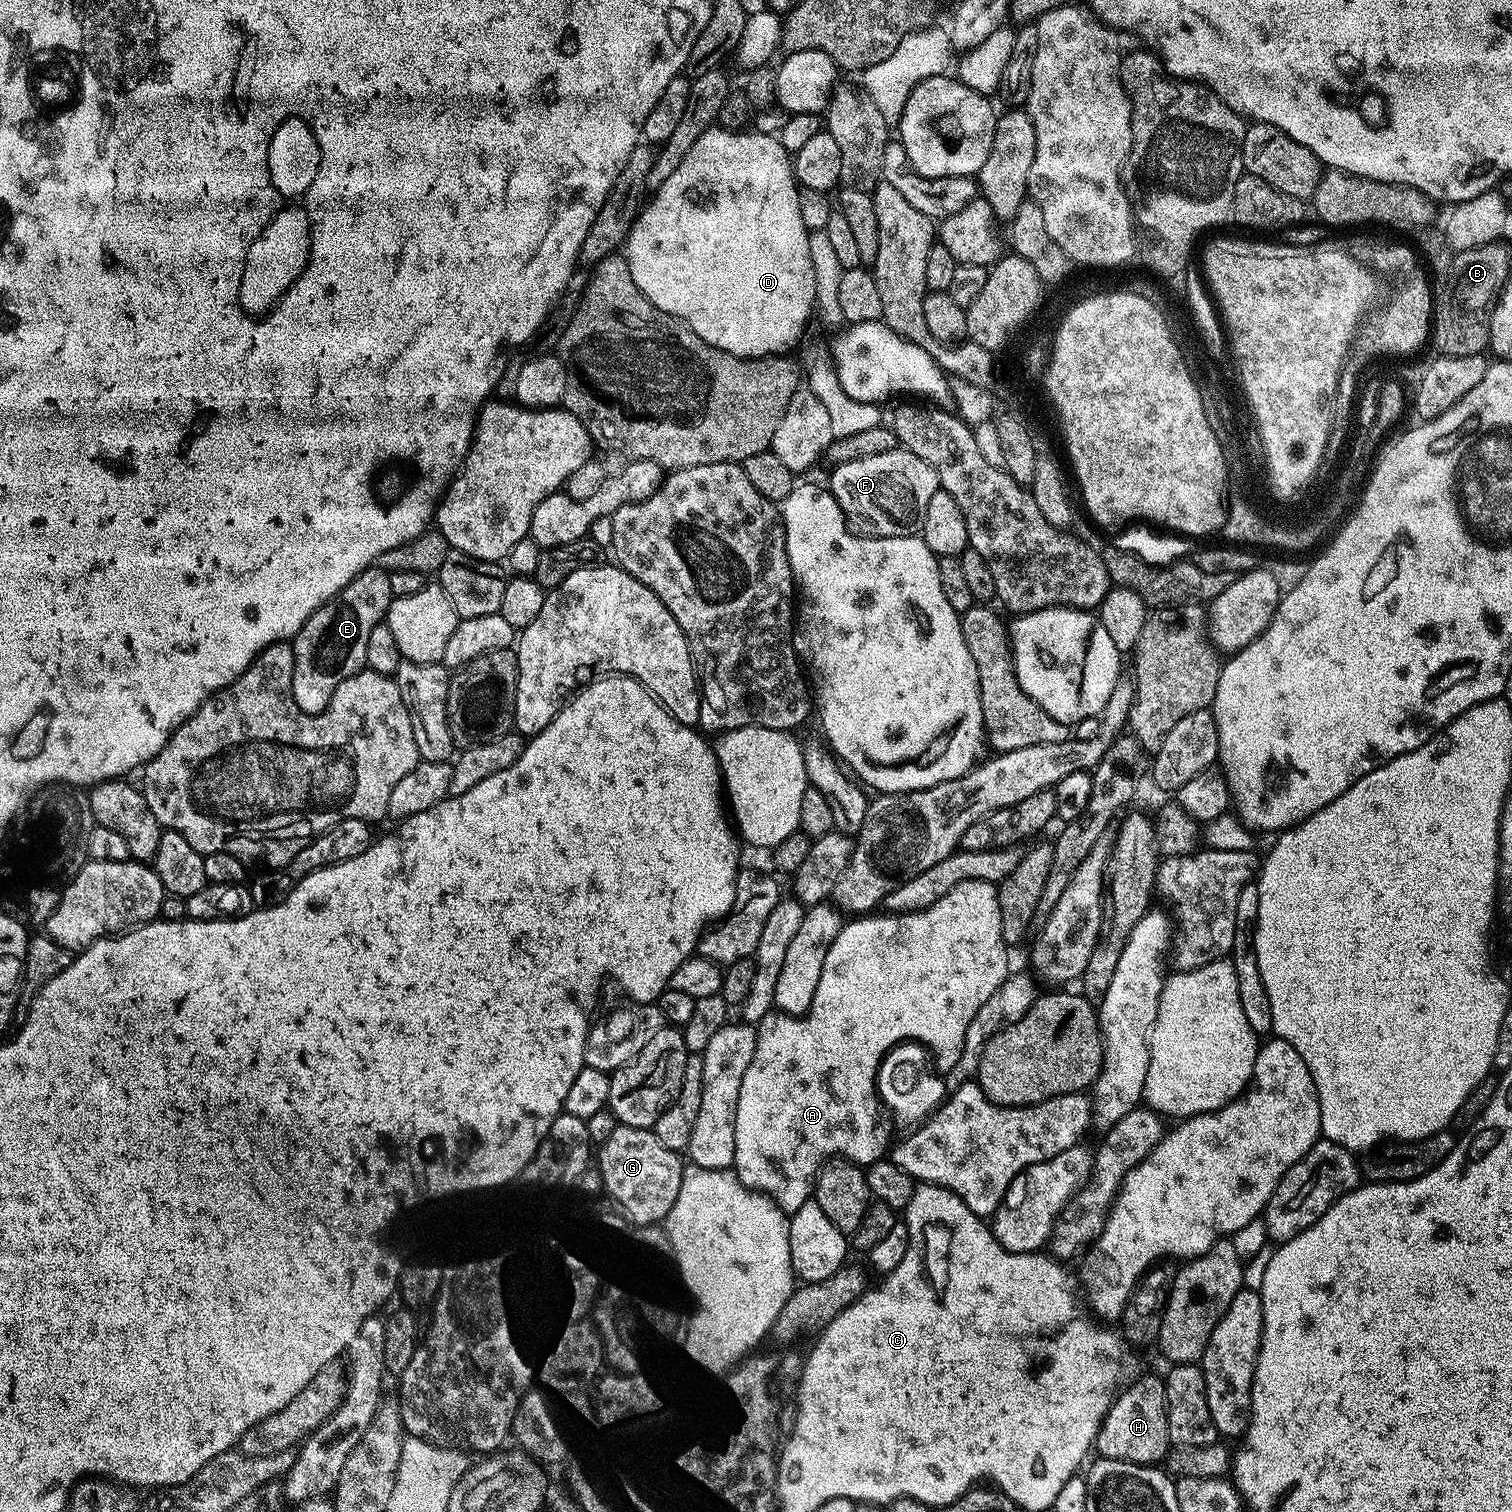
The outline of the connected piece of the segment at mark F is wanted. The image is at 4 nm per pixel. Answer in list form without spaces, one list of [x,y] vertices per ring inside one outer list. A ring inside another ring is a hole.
[[[897,446],[886,454],[871,458],[848,459],[831,469],[830,491],[844,512],[849,528],[866,536],[914,536],[924,527],[926,505],[933,494],[941,491],[938,474],[918,454]]]

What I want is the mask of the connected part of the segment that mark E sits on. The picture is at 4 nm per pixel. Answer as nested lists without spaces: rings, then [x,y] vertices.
[[[379,566],[362,570],[334,599],[328,600],[298,630],[291,641],[294,650],[294,702],[306,714],[313,716],[326,706],[338,690],[338,682],[346,682],[354,674],[365,671],[366,646],[370,630],[387,617],[393,602],[388,573]]]

